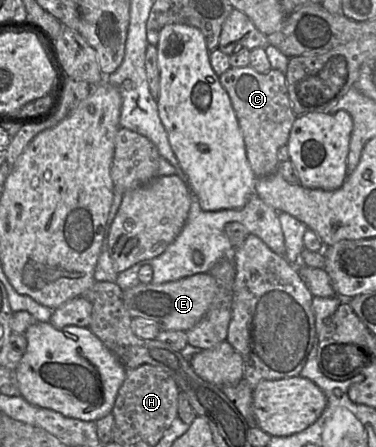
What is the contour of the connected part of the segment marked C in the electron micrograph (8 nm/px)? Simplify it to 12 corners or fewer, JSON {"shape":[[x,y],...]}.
{"shape":[[285,75],[219,76],[257,177],[276,172],[296,120]]}

